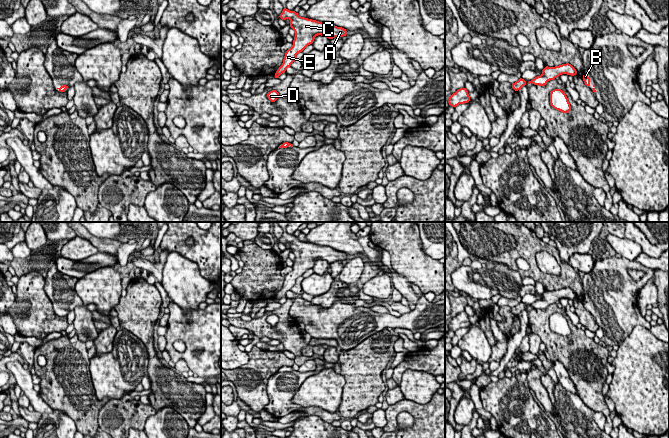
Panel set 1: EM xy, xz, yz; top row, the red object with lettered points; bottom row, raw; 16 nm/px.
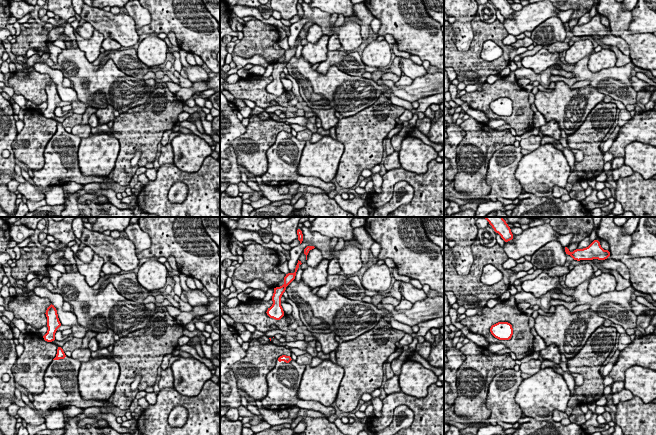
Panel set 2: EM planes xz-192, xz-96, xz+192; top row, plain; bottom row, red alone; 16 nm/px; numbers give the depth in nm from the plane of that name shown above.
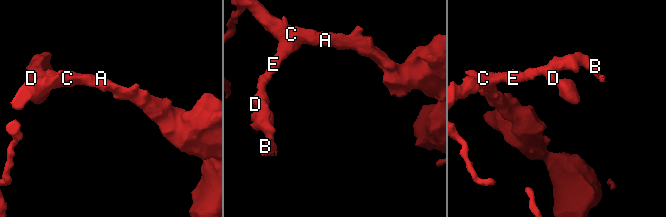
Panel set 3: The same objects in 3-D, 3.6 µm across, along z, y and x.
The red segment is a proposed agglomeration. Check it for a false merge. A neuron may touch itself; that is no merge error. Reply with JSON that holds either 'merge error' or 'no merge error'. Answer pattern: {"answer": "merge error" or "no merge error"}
{"answer": "no merge error"}

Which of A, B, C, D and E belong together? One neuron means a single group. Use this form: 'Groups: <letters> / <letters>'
Groups: A B C D E

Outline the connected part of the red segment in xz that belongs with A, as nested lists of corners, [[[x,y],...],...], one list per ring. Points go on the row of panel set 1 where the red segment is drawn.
[[[284,7],[278,16],[282,20],[290,20],[290,27],[295,31],[293,46],[285,52],[282,65],[276,71],[274,78],[279,79],[282,73],[295,61],[296,55],[302,52],[308,45],[314,42],[317,35],[325,36],[328,39],[347,36],[347,30],[337,27],[332,23],[319,22],[316,20],[300,17],[297,12],[290,11]]]

